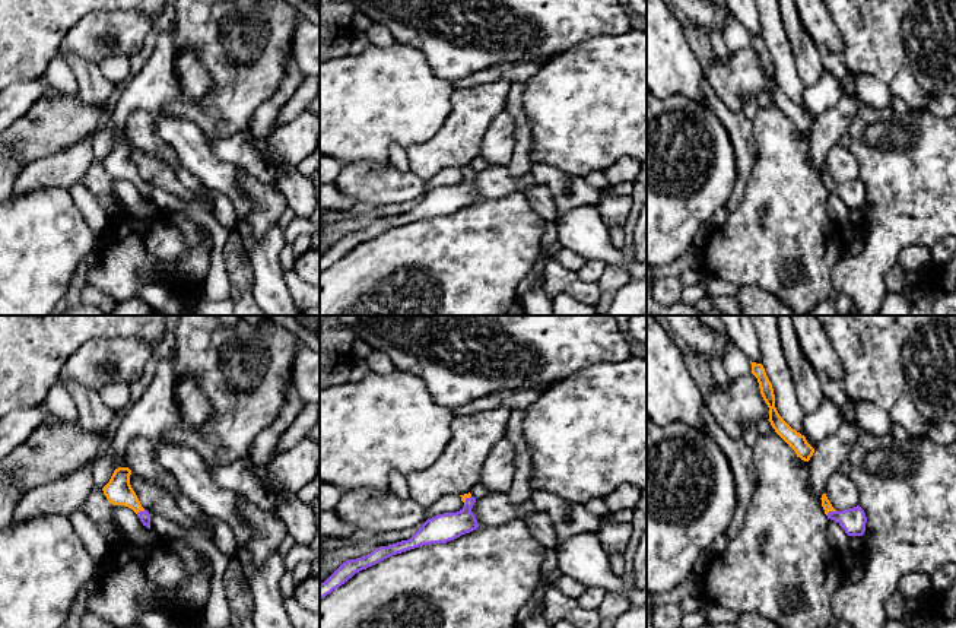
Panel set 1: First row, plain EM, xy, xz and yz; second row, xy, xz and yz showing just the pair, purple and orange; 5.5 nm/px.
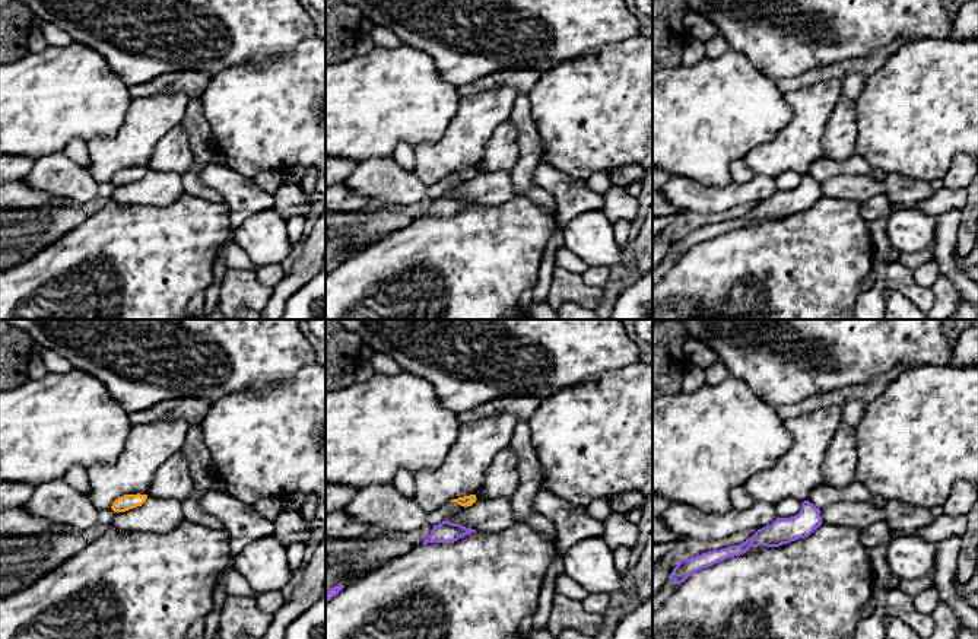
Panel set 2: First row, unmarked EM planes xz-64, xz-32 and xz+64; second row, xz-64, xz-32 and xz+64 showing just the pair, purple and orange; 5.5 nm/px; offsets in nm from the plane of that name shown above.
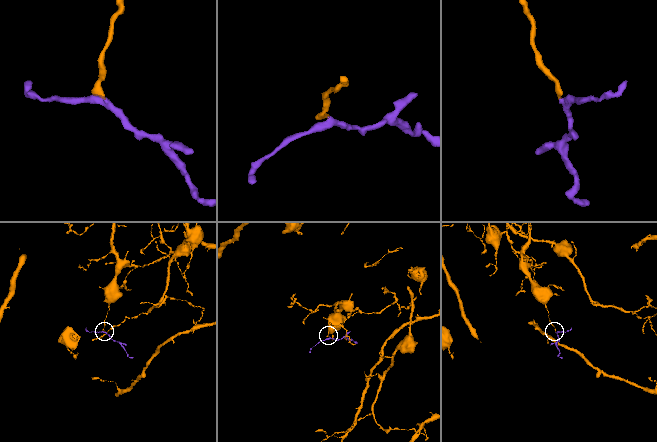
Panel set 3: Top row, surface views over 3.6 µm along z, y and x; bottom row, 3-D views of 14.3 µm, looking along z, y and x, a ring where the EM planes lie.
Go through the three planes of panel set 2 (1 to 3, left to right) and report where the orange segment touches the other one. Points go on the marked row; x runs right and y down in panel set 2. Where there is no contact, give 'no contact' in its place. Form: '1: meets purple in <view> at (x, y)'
1: no contact
2: no contact
3: no contact

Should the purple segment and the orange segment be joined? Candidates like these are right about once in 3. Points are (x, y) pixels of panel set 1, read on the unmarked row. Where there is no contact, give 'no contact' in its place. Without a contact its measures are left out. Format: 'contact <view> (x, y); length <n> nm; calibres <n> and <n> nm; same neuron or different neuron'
contact yz (831, 184); length 60 nm; calibres 140 and 50 nm; same neuron

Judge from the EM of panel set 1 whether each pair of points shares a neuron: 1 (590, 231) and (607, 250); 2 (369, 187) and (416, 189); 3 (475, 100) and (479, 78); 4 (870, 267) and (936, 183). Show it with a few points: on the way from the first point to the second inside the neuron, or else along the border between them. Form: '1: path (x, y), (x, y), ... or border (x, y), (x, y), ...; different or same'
1: path (593, 235), (603, 246); same
2: path (381, 187), (405, 187); same
3: border (510, 83), (489, 81), (454, 91); different
4: path (889, 247), (918, 218), (918, 203); same

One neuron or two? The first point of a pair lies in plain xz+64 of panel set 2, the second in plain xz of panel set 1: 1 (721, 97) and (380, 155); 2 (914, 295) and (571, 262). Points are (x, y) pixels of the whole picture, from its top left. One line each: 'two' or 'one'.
1: one
2: two

